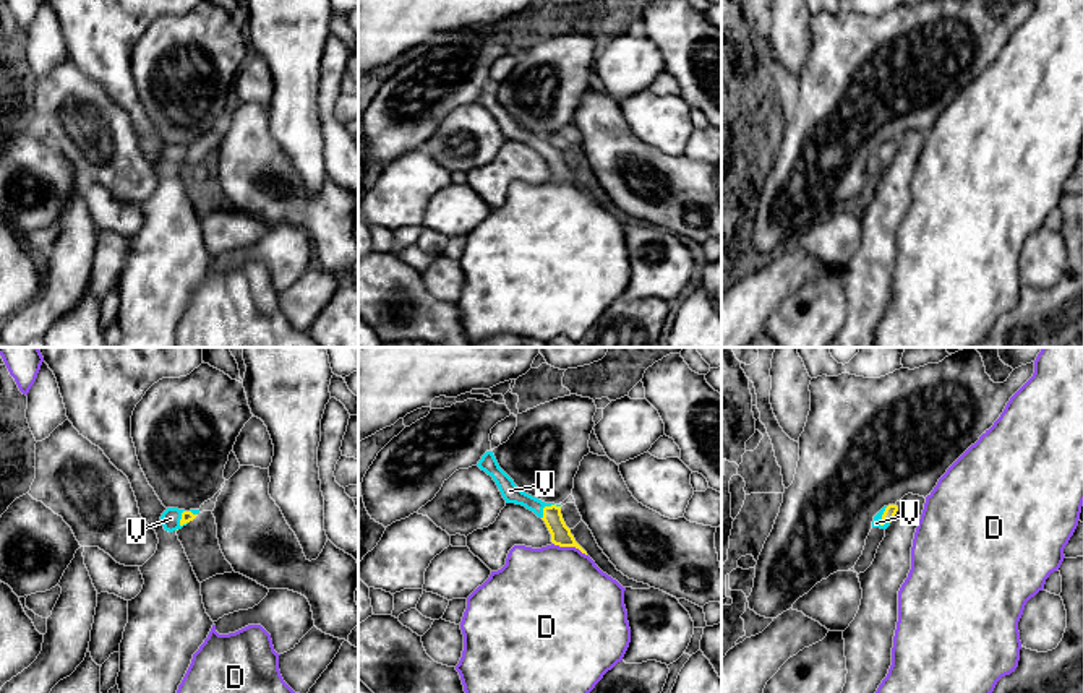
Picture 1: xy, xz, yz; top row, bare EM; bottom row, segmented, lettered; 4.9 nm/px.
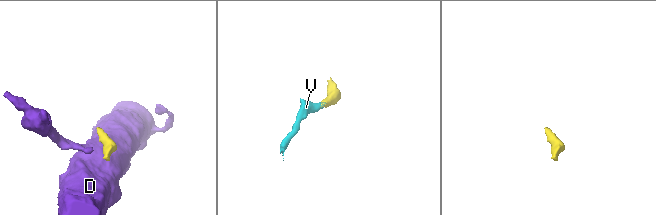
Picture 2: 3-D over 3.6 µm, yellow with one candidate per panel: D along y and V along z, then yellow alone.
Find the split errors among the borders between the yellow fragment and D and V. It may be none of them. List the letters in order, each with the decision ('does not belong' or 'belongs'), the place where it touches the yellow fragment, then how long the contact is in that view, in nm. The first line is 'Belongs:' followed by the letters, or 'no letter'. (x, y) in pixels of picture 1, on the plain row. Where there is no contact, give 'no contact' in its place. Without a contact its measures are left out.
Belongs: V
D: does not belong; meets yellow in xz at (569, 182); contact 180 nm long
V: belongs; meets yellow in yz at (882, 153); contact 110 nm long

